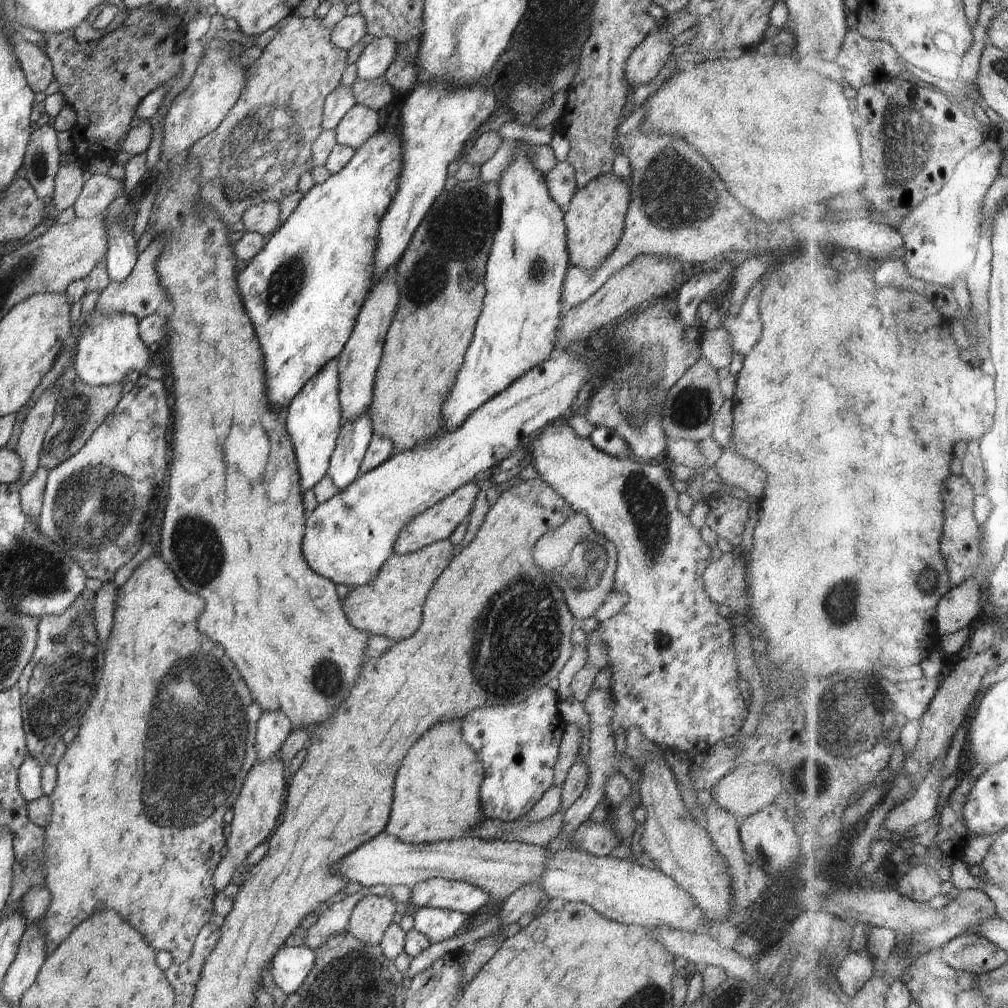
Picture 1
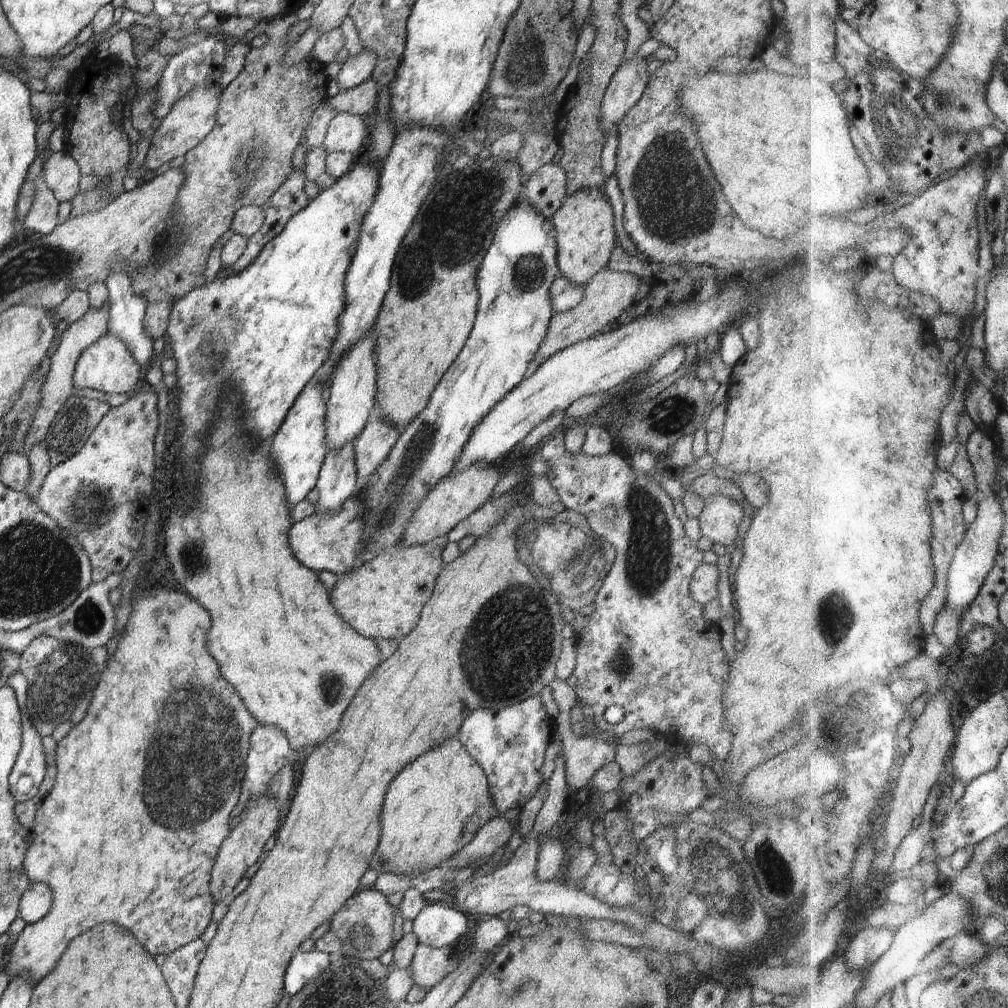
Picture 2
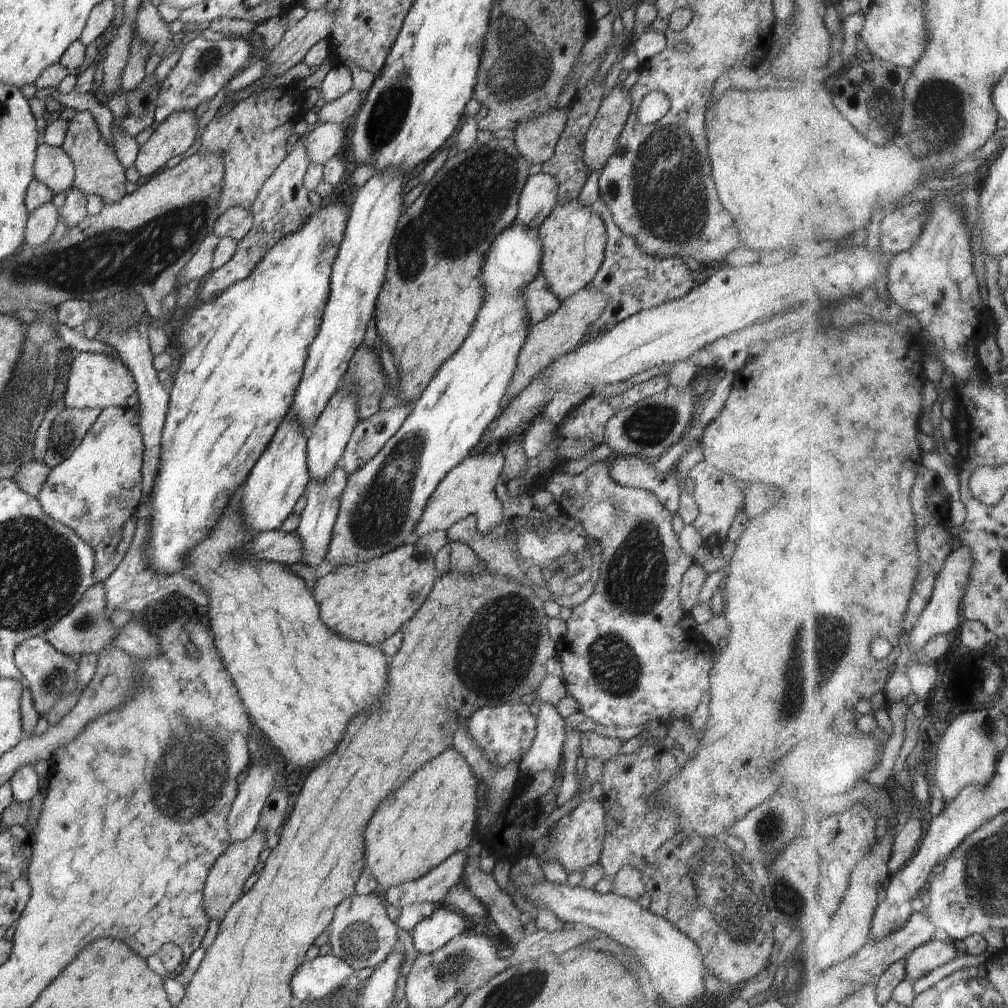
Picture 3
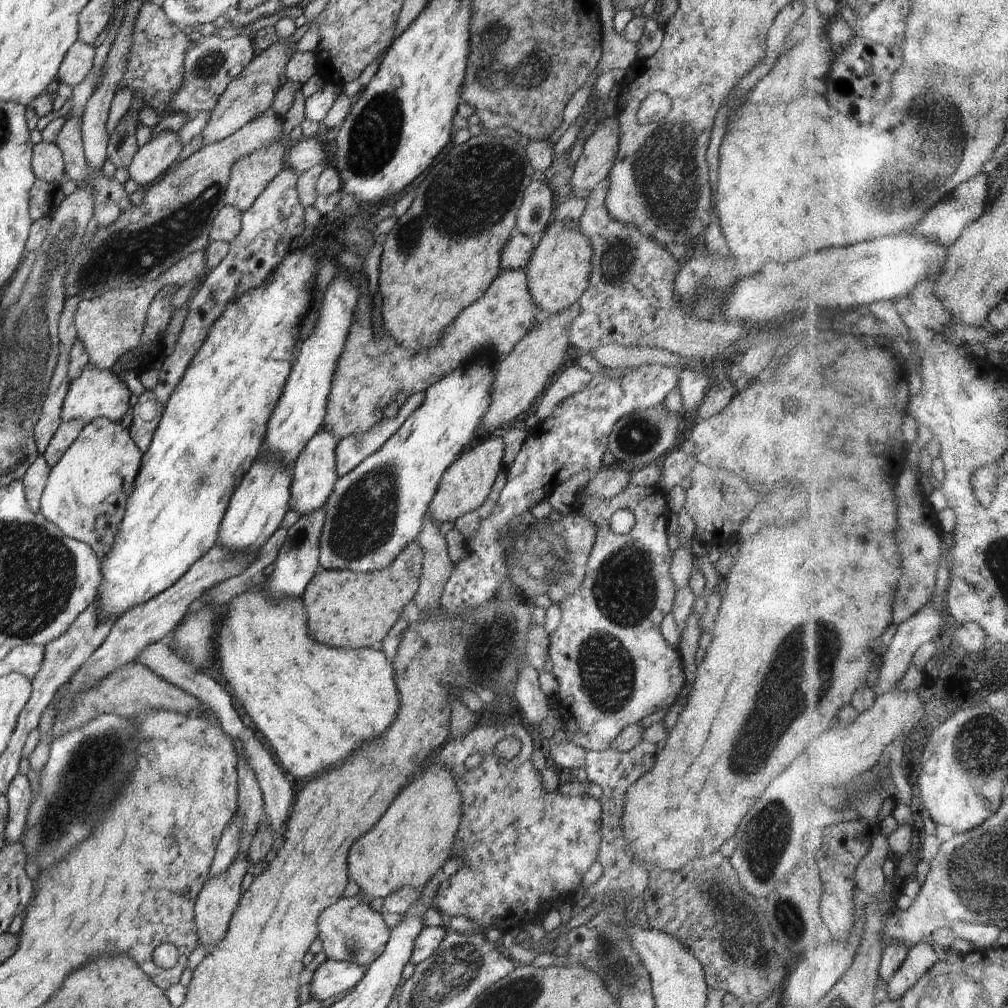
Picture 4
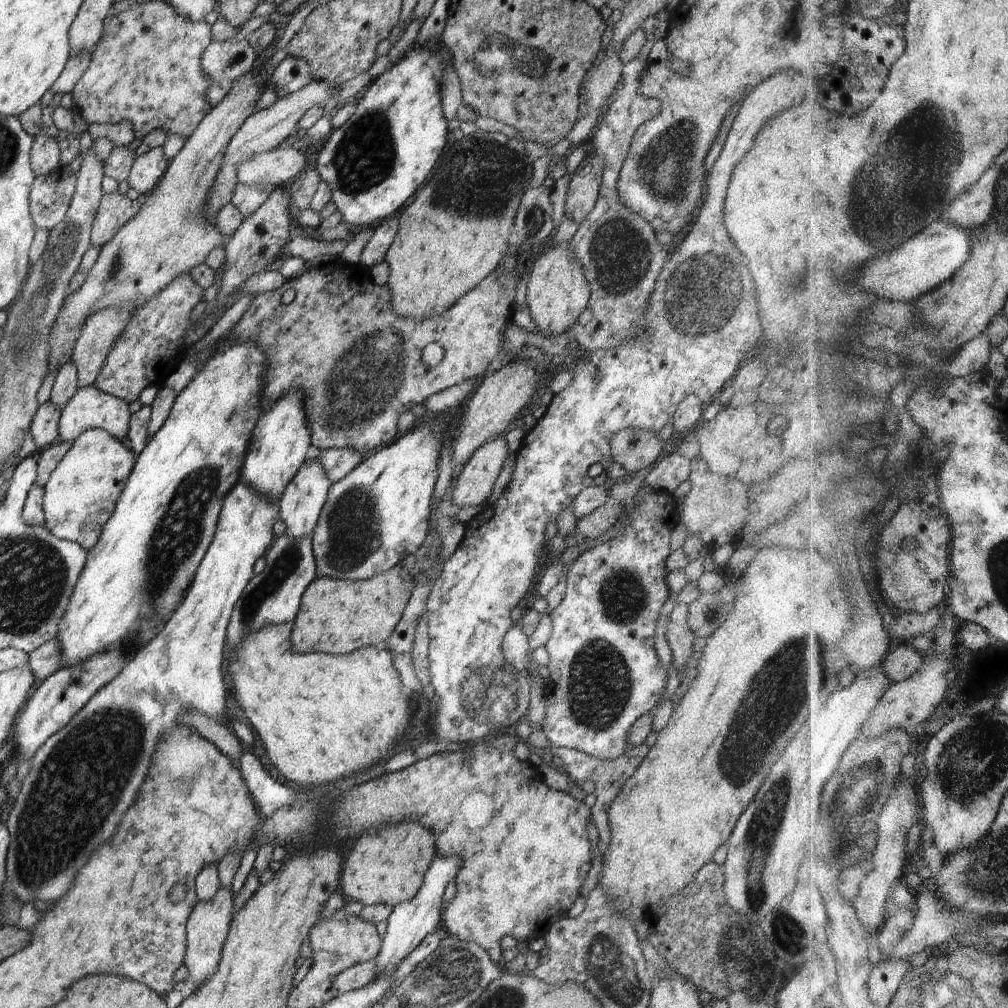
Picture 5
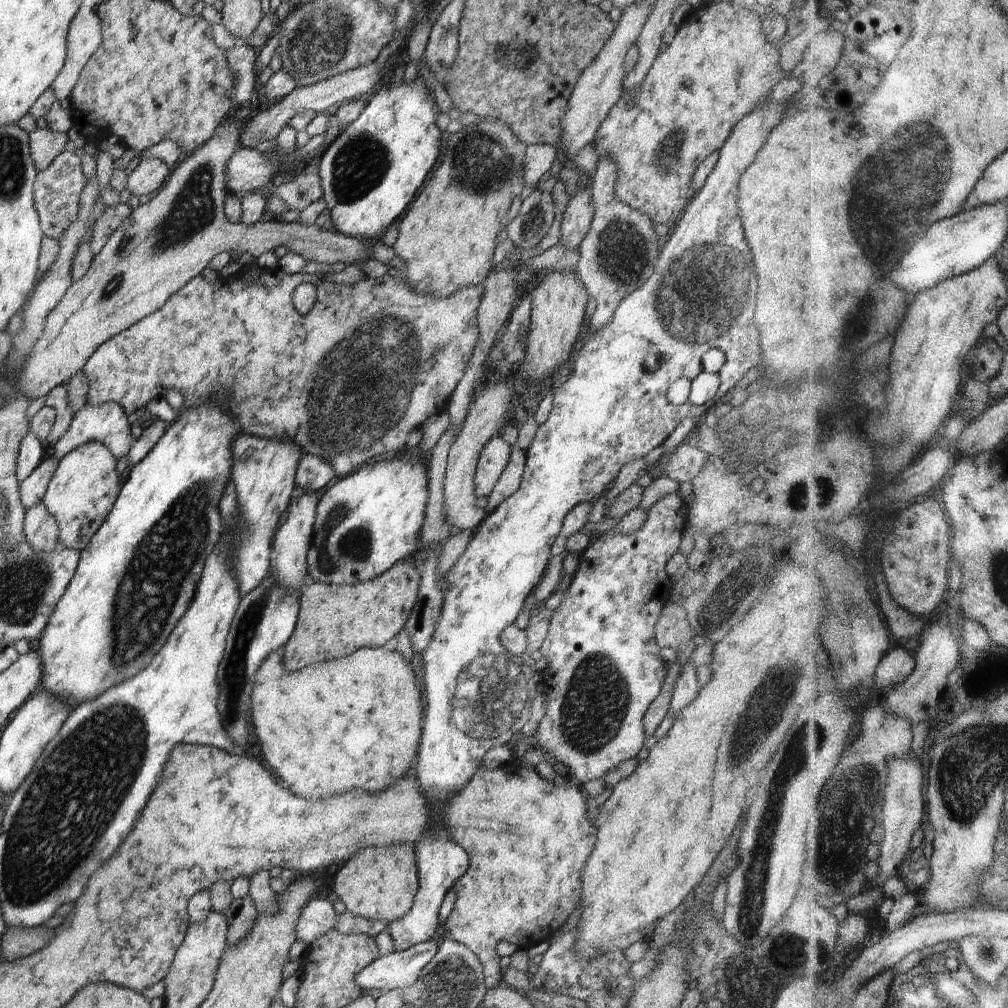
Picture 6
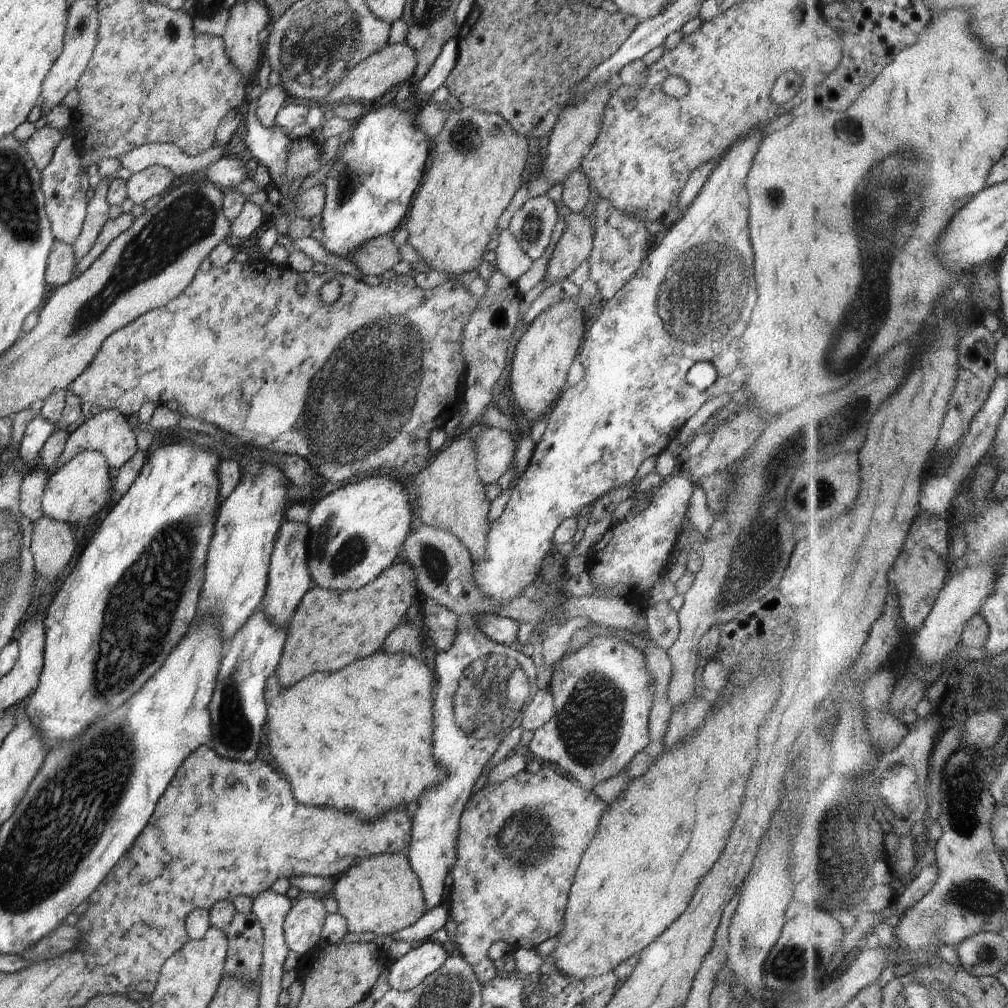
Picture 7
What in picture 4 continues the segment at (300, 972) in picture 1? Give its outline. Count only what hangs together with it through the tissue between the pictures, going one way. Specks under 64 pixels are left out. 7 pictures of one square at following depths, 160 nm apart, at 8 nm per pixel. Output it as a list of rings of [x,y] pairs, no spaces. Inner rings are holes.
[[[325,960],[315,968],[308,988],[312,999],[326,1000],[334,994],[352,990],[364,976],[364,968],[346,961]]]

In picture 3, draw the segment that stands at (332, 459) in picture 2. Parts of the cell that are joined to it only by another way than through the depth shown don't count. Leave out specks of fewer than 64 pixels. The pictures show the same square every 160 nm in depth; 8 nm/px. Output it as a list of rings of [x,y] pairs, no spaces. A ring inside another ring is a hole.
[[[341,464],[334,467],[334,470],[324,479],[312,479],[306,488],[307,504],[304,510],[300,513],[300,524],[296,529],[297,535],[300,536],[303,544],[303,560],[304,563],[310,563],[315,569],[320,566],[324,560],[333,526],[338,516],[340,499],[342,492],[347,487],[347,472]]]

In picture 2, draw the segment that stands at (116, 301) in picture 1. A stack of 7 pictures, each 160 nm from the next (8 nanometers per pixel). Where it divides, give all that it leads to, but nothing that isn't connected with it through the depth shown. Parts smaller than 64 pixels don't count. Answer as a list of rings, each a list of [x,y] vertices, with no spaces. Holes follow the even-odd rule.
[[[296,14],[276,16],[260,26],[264,26],[264,34],[268,36],[268,43],[260,49],[251,48],[246,56],[246,65],[240,75],[230,82],[220,96],[220,104],[216,110],[216,124],[210,134],[204,138],[184,158],[182,169],[186,178],[184,188],[178,192],[174,220],[178,226],[184,228],[184,242],[180,244],[177,256],[166,260],[160,268],[148,266],[145,270],[138,270],[131,278],[132,292],[136,296],[144,296],[148,303],[172,302],[182,300],[193,289],[202,287],[206,280],[204,272],[207,260],[214,244],[223,233],[231,228],[234,214],[246,206],[262,207],[292,172],[292,154],[300,144],[314,112],[328,99],[326,65],[318,62],[314,56],[308,54],[296,66],[284,66],[282,58],[292,50],[294,42],[288,42],[290,26],[299,22]],[[105,302],[102,308],[88,308],[85,314],[78,317],[78,320],[73,320],[70,327],[62,334],[58,346],[52,352],[50,371],[46,375],[44,386],[42,386],[42,400],[40,400],[40,406],[36,408],[34,412],[34,422],[28,430],[28,434],[24,440],[24,450],[26,454],[32,449],[34,444],[40,444],[42,440],[45,440],[48,428],[52,424],[52,420],[56,418],[56,414],[62,409],[62,406],[66,404],[66,400],[72,396],[72,392],[75,390],[73,386],[73,377],[75,374],[75,367],[82,355],[82,352],[96,344],[104,334],[108,333],[108,302]]]

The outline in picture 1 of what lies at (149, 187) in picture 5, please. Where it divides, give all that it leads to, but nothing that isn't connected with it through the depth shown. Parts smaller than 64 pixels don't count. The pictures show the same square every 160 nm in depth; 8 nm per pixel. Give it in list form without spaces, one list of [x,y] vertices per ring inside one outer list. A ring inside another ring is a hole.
[[[205,47],[204,56],[201,57],[192,82],[176,96],[165,117],[161,160],[170,162],[182,151],[190,150],[201,137],[218,128],[244,92],[246,76],[247,70],[230,58],[228,50]]]

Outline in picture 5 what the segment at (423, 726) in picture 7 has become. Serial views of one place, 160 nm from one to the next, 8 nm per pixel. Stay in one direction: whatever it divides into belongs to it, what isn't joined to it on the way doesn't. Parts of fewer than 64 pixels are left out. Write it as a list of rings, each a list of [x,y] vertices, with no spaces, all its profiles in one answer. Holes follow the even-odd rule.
[[[292,621],[280,624],[269,624],[261,626],[255,631],[249,632],[244,638],[235,646],[235,651],[231,652],[230,662],[227,671],[230,674],[234,682],[235,696],[239,705],[244,709],[245,715],[250,720],[252,726],[258,732],[266,752],[272,764],[280,770],[276,772],[282,774],[290,780],[290,782],[298,782],[298,784],[314,784],[314,782],[334,782],[342,776],[348,776],[360,768],[364,768],[366,764],[370,762],[376,762],[380,758],[384,758],[388,754],[388,750],[398,742],[402,740],[402,734],[404,734],[404,728],[408,726],[410,722],[410,708],[408,707],[408,698],[406,695],[402,695],[402,682],[398,672],[394,672],[393,659],[394,656],[388,649],[386,652],[380,652],[380,650],[374,650],[372,646],[368,648],[360,648],[356,652],[350,652],[346,656],[332,656],[332,654],[296,654],[292,652],[290,644],[288,648],[284,648],[284,640],[289,640],[292,632]]]

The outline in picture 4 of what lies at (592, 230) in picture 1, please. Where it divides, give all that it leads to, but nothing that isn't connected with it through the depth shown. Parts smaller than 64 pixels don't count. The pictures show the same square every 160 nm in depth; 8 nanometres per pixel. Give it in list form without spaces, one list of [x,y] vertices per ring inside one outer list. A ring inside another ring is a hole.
[[[566,219],[550,222],[525,268],[528,288],[541,310],[551,315],[579,300],[589,285],[592,255],[591,240],[579,229],[578,222]]]

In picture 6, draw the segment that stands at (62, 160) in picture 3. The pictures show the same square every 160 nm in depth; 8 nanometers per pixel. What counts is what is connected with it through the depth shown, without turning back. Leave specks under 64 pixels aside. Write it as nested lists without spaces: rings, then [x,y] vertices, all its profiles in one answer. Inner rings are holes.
[[[48,127],[29,133],[29,149],[38,172],[48,168],[56,157],[63,155],[67,140],[67,133],[58,134]]]

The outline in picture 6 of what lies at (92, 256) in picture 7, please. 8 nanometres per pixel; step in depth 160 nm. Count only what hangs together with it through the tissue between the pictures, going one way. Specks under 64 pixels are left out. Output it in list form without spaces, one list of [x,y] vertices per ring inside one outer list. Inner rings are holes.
[[[119,203],[106,207],[100,216],[97,216],[89,242],[93,257],[102,250],[102,247],[108,242],[109,236],[112,236],[112,233],[120,228],[123,220],[130,216],[132,211],[128,203]]]

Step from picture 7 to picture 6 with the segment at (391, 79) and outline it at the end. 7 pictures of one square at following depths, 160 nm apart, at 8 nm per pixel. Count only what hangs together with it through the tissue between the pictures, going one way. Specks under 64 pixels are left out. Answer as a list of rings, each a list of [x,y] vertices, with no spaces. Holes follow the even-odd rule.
[[[377,64],[352,69],[342,74],[331,76],[330,78],[321,80],[313,85],[296,87],[292,92],[289,92],[282,100],[276,101],[274,105],[267,110],[255,111],[247,121],[250,124],[242,130],[239,135],[238,148],[255,149],[260,142],[264,140],[276,140],[280,131],[289,124],[289,120],[296,114],[302,111],[311,110],[312,112],[321,113],[324,110],[330,110],[334,104],[341,104],[352,99],[360,98],[364,94],[368,94],[374,84],[380,80],[383,75],[381,70],[383,67],[378,67]]]

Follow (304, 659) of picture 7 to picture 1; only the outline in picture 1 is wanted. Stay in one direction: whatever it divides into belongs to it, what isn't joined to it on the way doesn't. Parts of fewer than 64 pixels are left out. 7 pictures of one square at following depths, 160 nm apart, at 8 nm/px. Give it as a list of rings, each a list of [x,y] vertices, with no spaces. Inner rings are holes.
[[[448,539],[437,541],[422,550],[400,555],[393,552],[376,580],[370,585],[355,587],[342,602],[351,626],[368,634],[379,635],[394,642],[412,636],[422,622],[423,603],[428,592],[455,557],[454,545]]]

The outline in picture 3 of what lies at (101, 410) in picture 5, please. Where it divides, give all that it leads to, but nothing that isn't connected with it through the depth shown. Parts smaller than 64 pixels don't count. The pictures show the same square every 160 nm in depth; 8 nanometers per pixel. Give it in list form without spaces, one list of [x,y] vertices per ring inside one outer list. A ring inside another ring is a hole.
[[[75,352],[71,362],[66,392],[63,396],[65,408],[85,409],[124,407],[126,400],[137,392],[137,384],[130,369],[120,360],[103,353]]]

